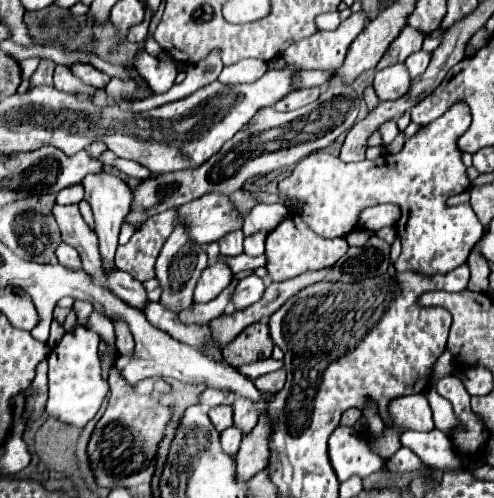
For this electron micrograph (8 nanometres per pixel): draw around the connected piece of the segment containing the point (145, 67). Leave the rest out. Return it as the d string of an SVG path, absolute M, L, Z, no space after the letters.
M139 50L133 58L133 68L139 72L139 76L143 76L143 80L147 80L155 94L163 94L175 84L177 66L169 58L155 58L145 50Z

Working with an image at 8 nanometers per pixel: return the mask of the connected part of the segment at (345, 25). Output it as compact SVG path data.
M351 14L333 32L317 32L307 40L291 44L283 58L289 64L297 64L303 70L335 70L343 64L351 42L365 28L365 14Z

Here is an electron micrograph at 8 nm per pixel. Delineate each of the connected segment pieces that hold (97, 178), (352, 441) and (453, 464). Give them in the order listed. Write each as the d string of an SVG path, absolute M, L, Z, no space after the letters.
M97 172L91 176L83 178L83 188L85 188L85 200L89 202L93 216L95 216L95 232L99 238L99 254L103 256L103 270L111 272L111 268L115 266L113 258L115 258L115 250L117 250L117 238L119 238L119 230L123 224L123 218L129 212L129 204L131 204L131 188L115 174L111 172Z
M339 426L331 434L329 458L339 482L345 482L353 474L367 478L383 468L383 460L379 454L371 452L367 438L349 426Z
M405 430L401 434L401 444L415 452L425 464L435 466L439 470L457 470L461 466L461 458L451 444L451 438L441 434L439 430L433 432L415 432Z

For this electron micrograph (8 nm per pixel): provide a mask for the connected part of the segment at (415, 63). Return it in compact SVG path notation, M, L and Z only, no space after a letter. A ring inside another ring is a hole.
M419 50L419 52L411 54L411 56L405 60L405 66L407 66L411 78L421 76L421 74L425 72L425 68L429 66L429 60L431 60L431 54L425 52L425 50Z

